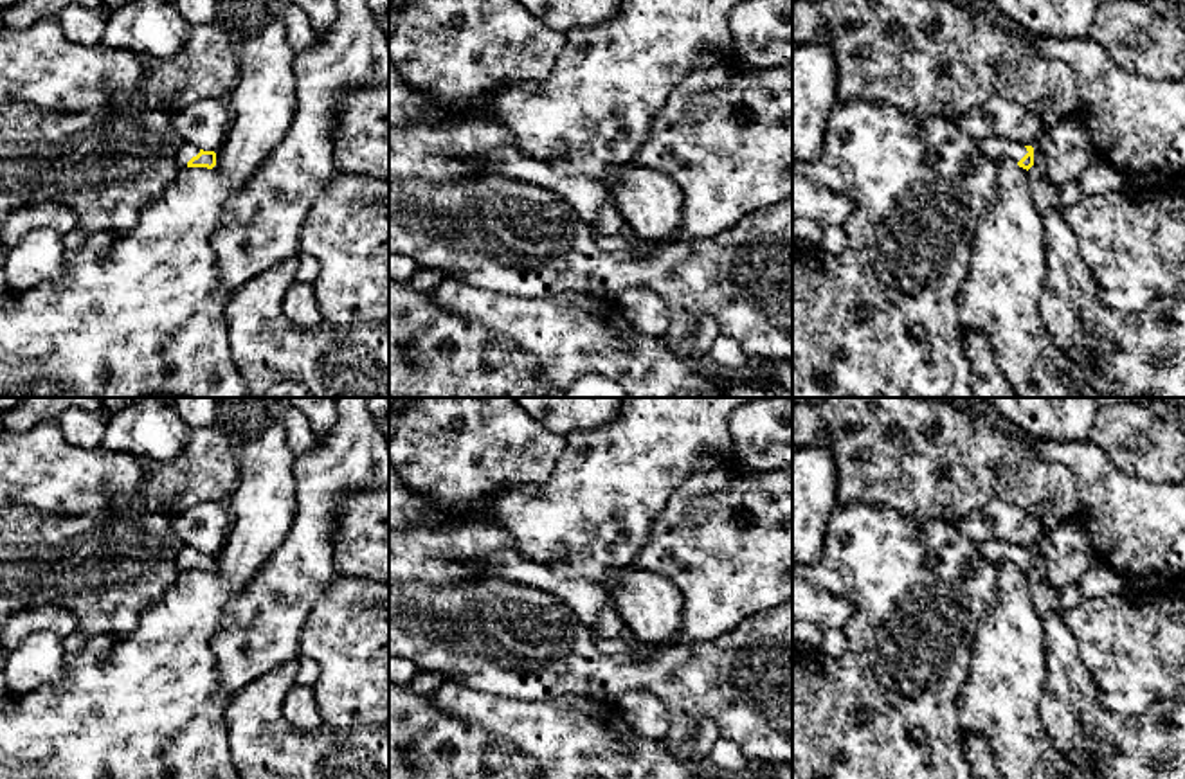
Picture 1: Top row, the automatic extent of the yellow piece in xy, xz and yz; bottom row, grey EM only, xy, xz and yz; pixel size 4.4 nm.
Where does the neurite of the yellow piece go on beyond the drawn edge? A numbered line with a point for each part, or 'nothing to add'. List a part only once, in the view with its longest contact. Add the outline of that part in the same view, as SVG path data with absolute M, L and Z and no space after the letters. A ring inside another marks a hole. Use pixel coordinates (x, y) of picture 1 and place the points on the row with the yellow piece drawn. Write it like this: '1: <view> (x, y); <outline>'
1: xy (186, 152); M184 142L182 148L176 153L176 160L180 167L185 167L187 162L200 153L198 146L193 146L189 142Z

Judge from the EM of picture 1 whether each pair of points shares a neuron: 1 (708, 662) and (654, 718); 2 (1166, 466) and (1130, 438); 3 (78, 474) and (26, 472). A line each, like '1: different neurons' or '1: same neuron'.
1: different neurons
2: same neuron
3: same neuron

